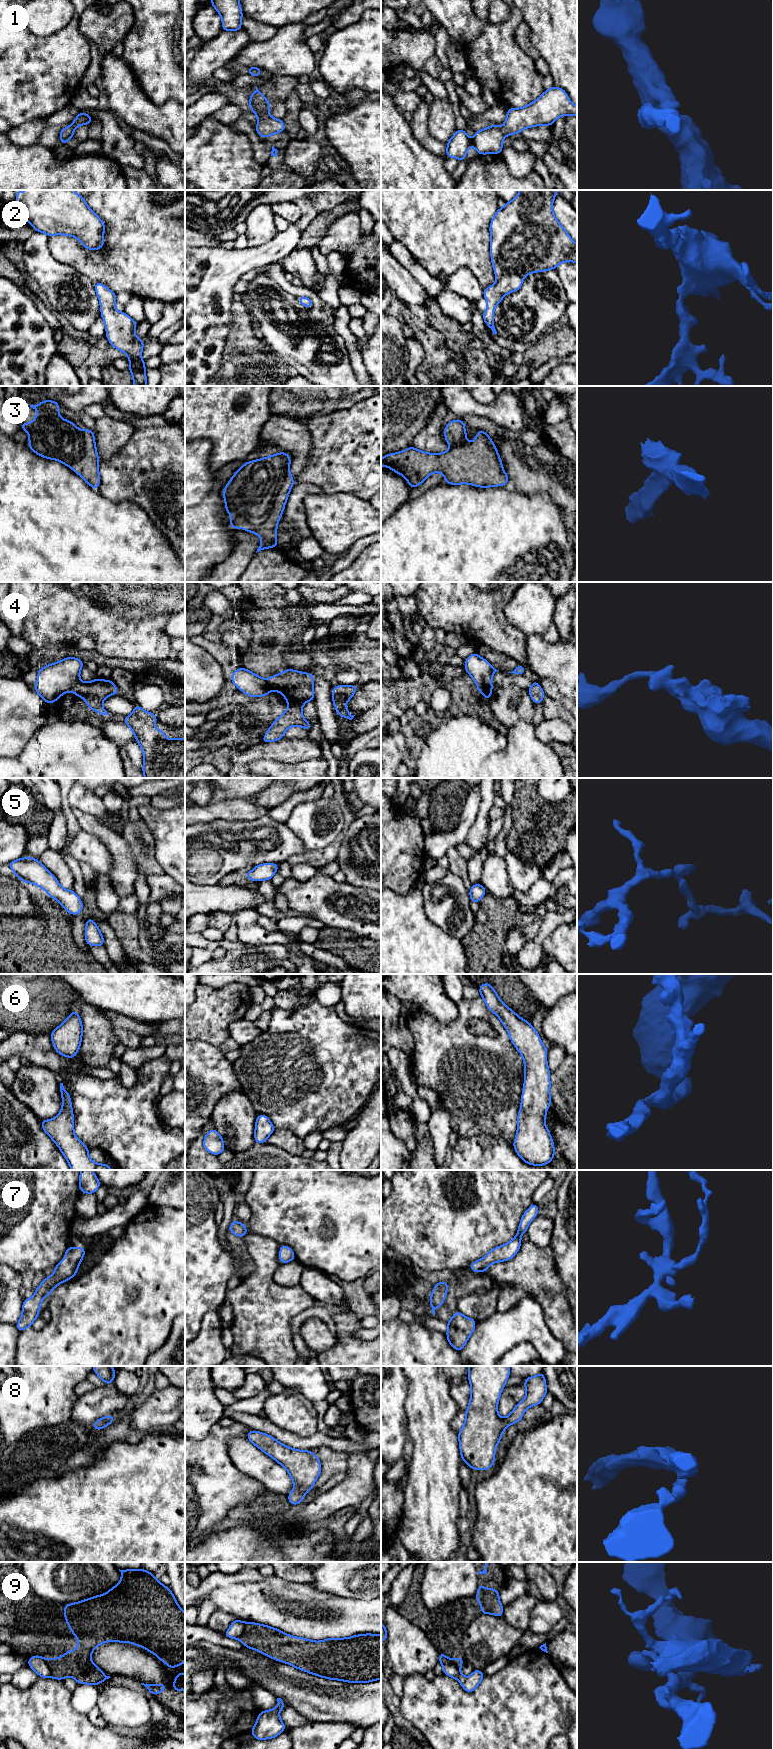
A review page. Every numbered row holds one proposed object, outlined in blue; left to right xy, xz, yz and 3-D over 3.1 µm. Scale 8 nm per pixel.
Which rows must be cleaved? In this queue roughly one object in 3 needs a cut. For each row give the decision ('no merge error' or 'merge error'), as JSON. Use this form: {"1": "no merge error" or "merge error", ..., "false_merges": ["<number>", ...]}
{"1": "no merge error", "2": "no merge error", "3": "no merge error", "4": "merge error", "5": "no merge error", "6": "no merge error", "7": "no merge error", "8": "no merge error", "9": "merge error", "false_merges": ["4", "9"]}

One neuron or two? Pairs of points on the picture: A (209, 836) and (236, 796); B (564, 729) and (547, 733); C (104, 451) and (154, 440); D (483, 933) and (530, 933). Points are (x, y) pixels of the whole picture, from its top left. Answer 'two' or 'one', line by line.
A: two
B: one
C: two
D: one

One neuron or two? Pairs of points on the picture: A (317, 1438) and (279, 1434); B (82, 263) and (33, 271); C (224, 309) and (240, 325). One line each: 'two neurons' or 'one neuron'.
A: one neuron
B: two neurons
C: two neurons

